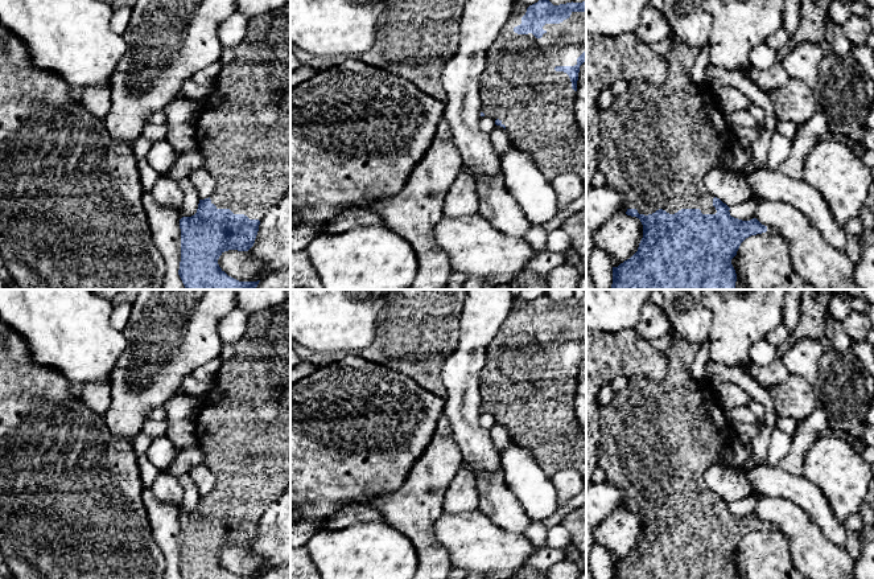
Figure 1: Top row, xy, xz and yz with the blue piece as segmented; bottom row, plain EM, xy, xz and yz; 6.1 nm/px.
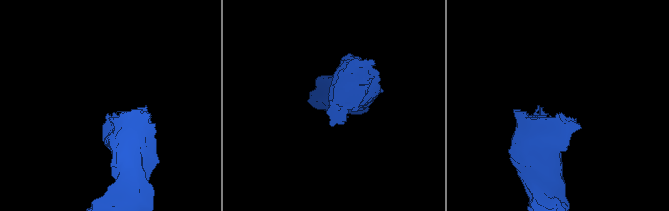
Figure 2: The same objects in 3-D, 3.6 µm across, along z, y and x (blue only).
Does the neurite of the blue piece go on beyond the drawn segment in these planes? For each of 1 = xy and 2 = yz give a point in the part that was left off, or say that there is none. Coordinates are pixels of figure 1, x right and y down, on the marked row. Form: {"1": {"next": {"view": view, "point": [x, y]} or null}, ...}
{"1": {"next": {"view": "xy", "point": [244, 139]}}, "2": {"next": {"view": "yz", "point": [659, 140]}}}

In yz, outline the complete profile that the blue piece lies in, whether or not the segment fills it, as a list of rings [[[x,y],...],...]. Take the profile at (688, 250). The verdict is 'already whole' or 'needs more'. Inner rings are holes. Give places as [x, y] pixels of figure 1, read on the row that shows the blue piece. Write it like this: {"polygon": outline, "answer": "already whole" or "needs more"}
{"polygon": [[[675,34],[669,38],[673,45],[665,54],[665,79],[628,82],[627,91],[614,96],[610,107],[598,112],[598,171],[606,177],[605,186],[622,196],[626,214],[639,218],[643,225],[638,251],[618,267],[613,267],[610,290],[735,290],[737,274],[731,259],[741,243],[751,235],[774,230],[756,218],[742,221],[731,217],[730,208],[706,189],[704,178],[710,171],[722,169],[720,159],[734,141],[734,132],[727,126],[712,87],[696,87],[690,81],[690,70],[700,49]]], "answer": "needs more"}

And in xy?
{"polygon": [[[284,4],[281,8],[251,19],[247,32],[239,45],[235,48],[235,59],[222,66],[214,87],[220,93],[220,100],[215,106],[201,106],[195,136],[197,147],[205,157],[203,168],[215,181],[214,192],[209,198],[199,200],[197,213],[191,217],[180,219],[181,229],[181,262],[178,275],[186,290],[256,290],[257,282],[239,282],[228,276],[218,264],[219,256],[228,250],[248,251],[256,239],[260,221],[268,209],[275,206],[290,190],[290,5]]], "answer": "needs more"}

